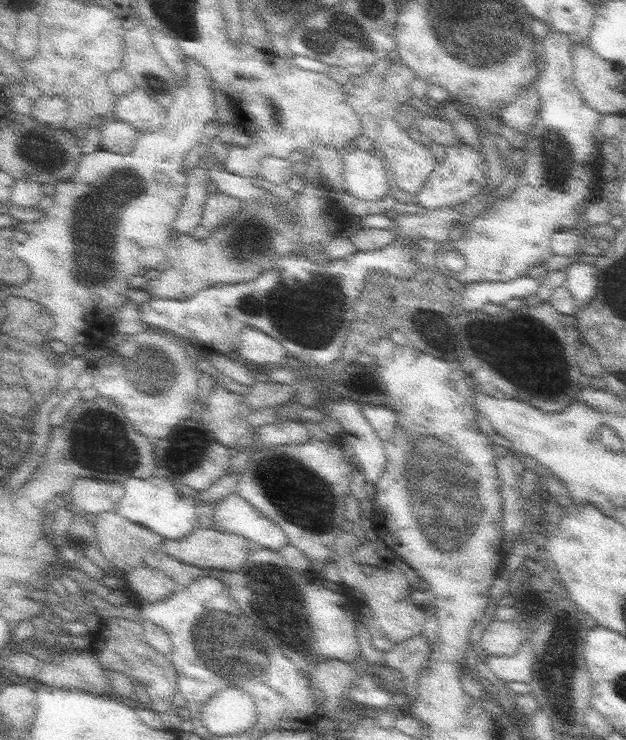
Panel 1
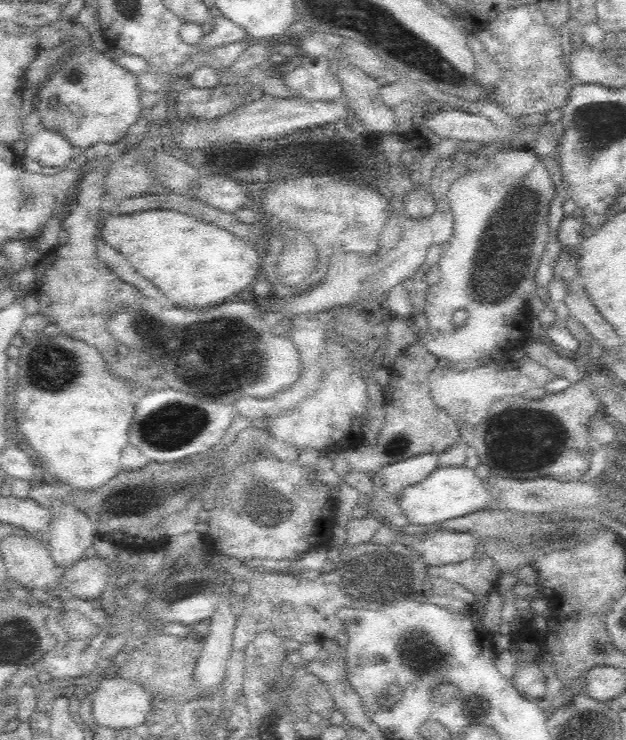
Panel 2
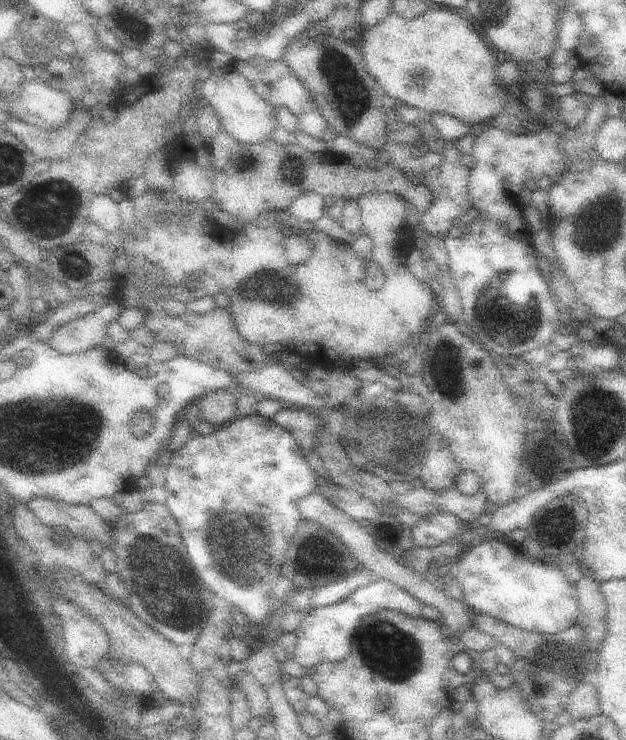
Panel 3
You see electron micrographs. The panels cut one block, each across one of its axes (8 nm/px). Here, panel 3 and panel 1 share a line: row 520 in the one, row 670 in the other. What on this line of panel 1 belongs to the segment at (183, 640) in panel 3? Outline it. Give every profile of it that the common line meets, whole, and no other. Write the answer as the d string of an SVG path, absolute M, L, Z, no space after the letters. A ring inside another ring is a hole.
M125 618L101 620L101 636L91 636L89 652L97 658L103 670L113 670L113 672L123 674L125 678L139 680L139 684L147 692L147 704L155 714L163 714L173 706L173 698L179 692L175 670L169 658L153 650L153 646L145 640L141 622L125 620Z

